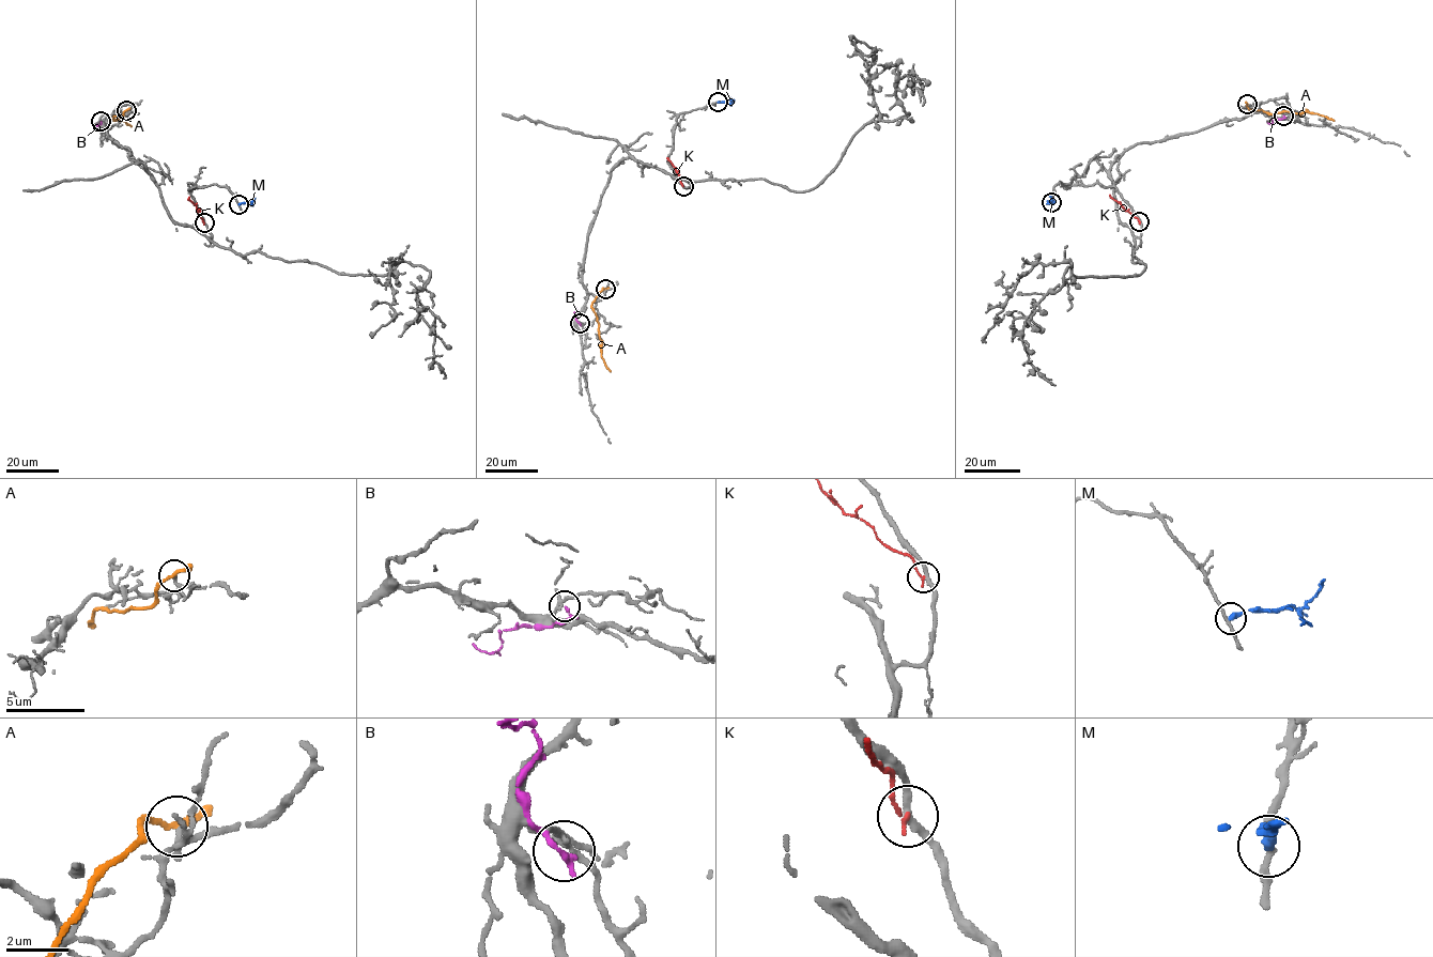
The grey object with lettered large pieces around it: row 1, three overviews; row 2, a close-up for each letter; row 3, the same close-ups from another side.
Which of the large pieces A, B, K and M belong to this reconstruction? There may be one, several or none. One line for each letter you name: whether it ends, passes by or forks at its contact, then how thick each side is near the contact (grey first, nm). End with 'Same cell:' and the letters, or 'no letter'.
Same cell: no letter

